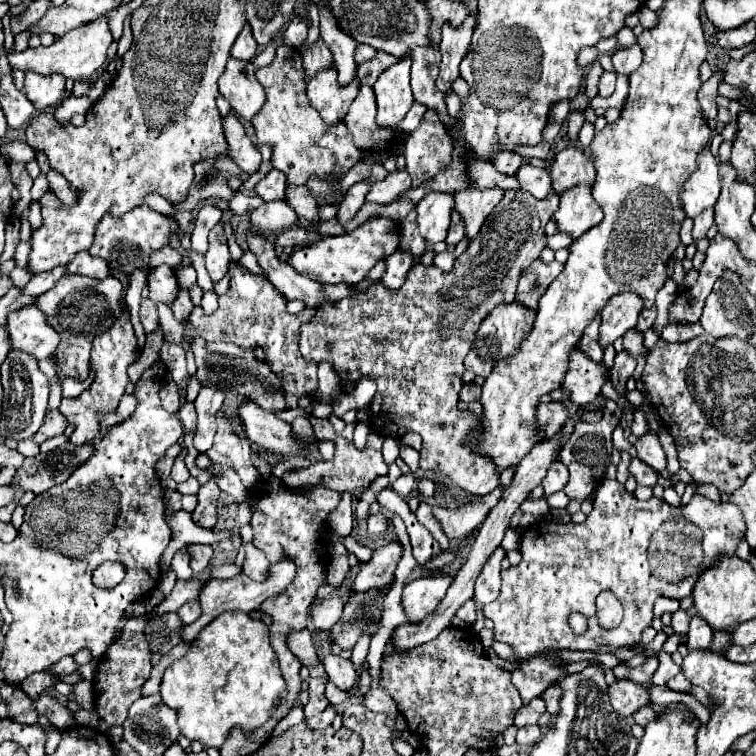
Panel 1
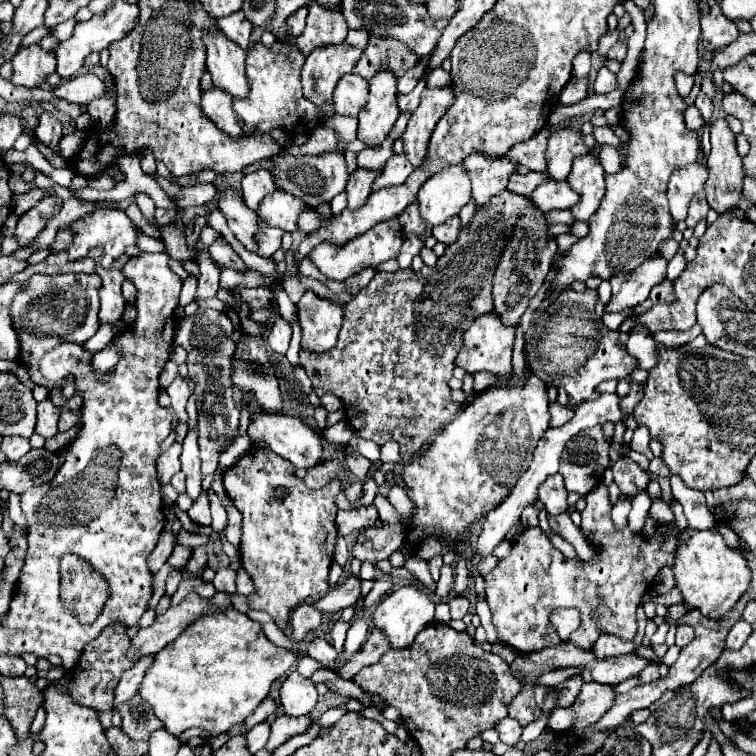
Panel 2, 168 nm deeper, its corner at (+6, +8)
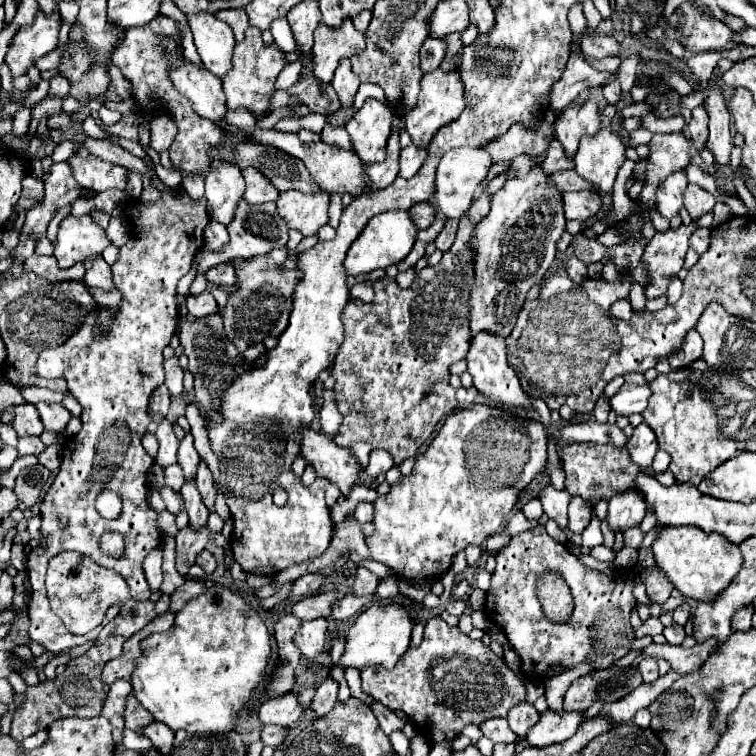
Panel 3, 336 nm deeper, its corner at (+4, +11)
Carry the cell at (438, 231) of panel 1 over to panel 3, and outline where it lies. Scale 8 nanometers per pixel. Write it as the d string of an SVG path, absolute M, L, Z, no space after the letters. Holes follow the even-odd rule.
M455 148L455 150L449 150L437 166L435 192L431 196L431 202L437 206L437 210L445 218L461 218L469 210L469 206L473 202L475 188L487 176L487 170L489 170L491 164L493 162L489 158L489 154L485 154L485 150L481 150L481 148Z

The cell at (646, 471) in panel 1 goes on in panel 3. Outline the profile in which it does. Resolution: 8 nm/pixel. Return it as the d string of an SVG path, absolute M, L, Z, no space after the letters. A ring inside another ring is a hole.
M633 486L629 490L617 492L609 500L607 522L609 522L611 530L627 530L643 520L645 508L647 508L645 496Z

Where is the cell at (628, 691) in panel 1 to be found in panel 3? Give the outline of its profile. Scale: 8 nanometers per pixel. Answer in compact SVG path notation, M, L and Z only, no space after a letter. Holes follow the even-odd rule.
M547 710L541 714L539 722L527 732L527 742L537 748L565 742L579 730L583 720L585 720L585 712Z

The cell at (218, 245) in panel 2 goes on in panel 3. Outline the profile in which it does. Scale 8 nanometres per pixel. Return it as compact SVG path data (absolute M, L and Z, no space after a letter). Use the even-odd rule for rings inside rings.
M211 220L205 228L205 248L207 250L221 250L229 242L227 228L223 224L217 224L217 220Z

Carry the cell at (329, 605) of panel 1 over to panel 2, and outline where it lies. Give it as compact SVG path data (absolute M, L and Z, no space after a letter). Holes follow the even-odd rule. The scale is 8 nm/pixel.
M307 603L299 605L291 613L291 625L289 625L291 627L291 639L303 641L309 631L319 627L321 619L323 619L323 613L319 613L313 605L307 605Z

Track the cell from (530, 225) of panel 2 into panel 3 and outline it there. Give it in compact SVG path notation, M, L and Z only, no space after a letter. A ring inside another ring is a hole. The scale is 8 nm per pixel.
M533 166L533 170L525 176L509 176L507 184L495 192L491 200L491 212L477 224L477 232L473 234L473 248L475 248L475 284L471 292L471 336L487 330L487 332L497 332L499 336L509 336L517 316L525 304L527 292L535 286L541 284L547 270L551 268L557 252L557 242L561 234L565 232L567 218L561 208L561 192L555 188L549 188L545 184L545 172L541 168Z

